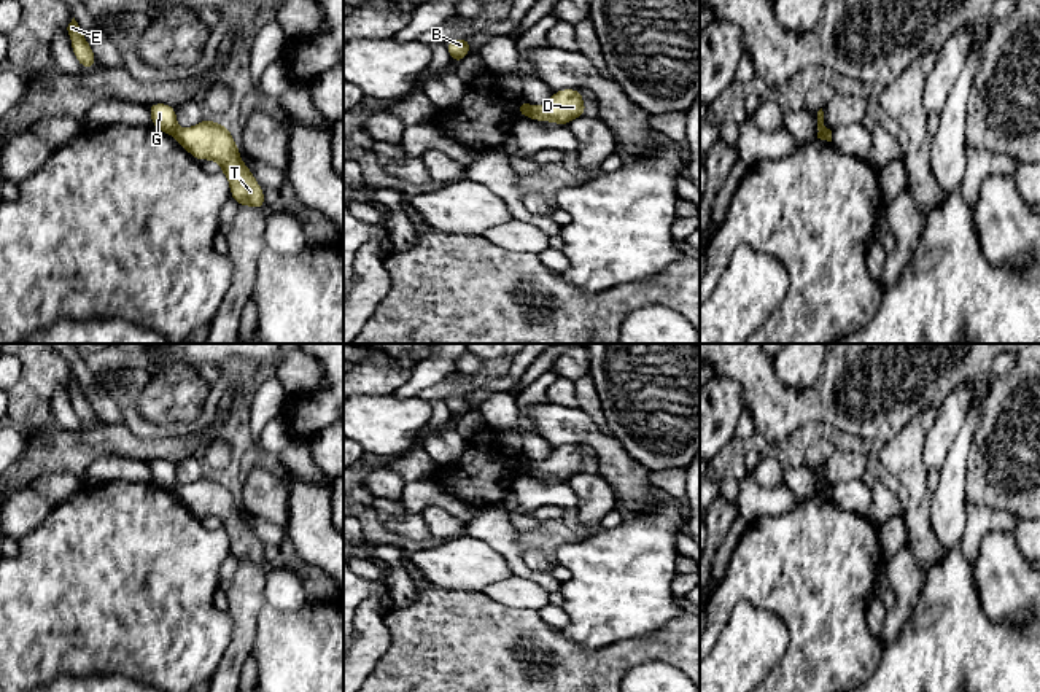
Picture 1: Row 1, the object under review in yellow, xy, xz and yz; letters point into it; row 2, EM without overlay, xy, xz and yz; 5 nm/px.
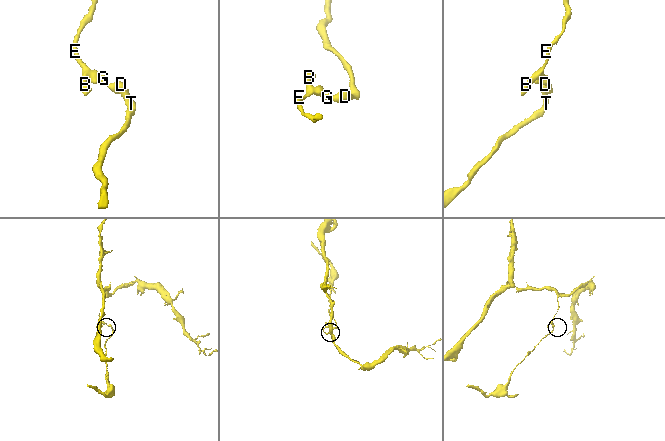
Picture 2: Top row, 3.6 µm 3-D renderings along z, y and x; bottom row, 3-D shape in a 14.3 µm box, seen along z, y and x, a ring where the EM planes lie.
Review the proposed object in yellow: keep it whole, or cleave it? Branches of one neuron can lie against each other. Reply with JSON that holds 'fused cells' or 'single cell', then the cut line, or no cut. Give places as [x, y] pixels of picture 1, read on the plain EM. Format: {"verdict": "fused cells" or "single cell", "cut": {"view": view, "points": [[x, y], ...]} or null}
{"verdict": "fused cells", "cut": {"view": "xz", "points": [[531, 463], [527, 471]]}}

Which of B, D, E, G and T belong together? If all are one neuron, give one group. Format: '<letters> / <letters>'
B E G / D T

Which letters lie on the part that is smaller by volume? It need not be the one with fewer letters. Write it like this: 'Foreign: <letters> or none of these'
Foreign: D, T

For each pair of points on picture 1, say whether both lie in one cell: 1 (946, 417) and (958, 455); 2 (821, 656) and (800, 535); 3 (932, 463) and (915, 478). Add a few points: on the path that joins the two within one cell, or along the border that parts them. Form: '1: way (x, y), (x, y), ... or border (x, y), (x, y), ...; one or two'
1: border (970, 408), (939, 470); two
2: way (818, 625), (816, 565); one
3: border (929, 431), (923, 450), (923, 463), (927, 470); two

